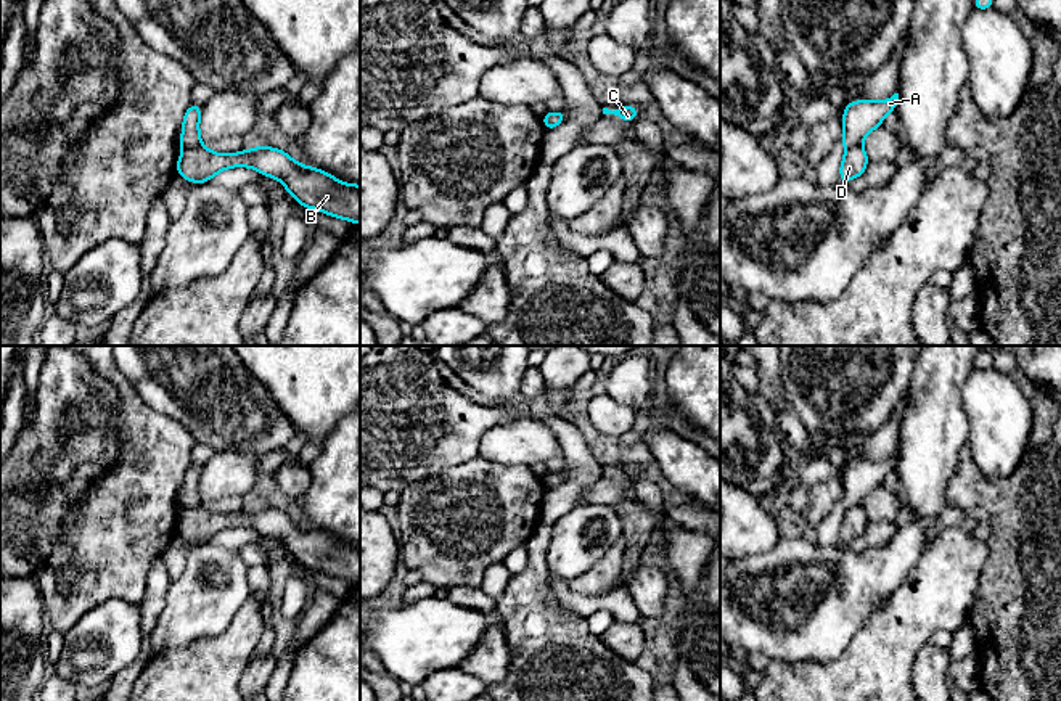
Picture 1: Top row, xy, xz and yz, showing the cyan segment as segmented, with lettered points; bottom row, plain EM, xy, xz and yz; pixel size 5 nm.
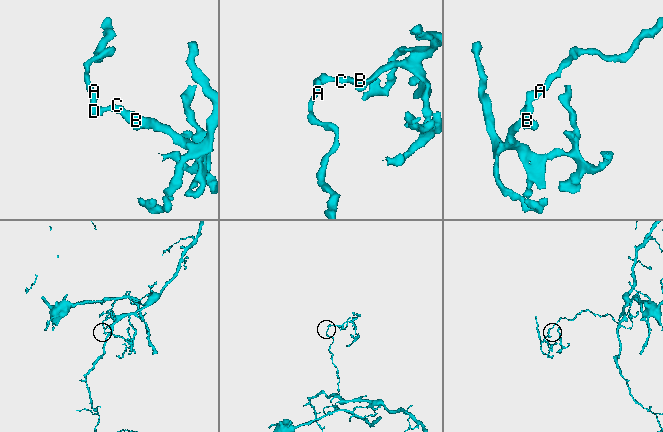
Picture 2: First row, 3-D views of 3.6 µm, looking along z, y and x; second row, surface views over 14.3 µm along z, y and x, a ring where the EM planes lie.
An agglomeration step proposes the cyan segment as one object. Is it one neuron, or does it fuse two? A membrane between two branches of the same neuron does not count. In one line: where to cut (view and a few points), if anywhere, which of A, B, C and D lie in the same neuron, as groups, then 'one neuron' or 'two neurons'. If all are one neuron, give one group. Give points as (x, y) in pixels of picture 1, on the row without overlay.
cut in xy along (201, 504), (184, 508); A / B C D; two neurons

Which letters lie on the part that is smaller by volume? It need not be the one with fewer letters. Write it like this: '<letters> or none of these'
B, C, D

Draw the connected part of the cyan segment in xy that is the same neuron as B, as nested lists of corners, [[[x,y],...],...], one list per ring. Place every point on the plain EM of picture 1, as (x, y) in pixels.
[[[203,505],[183,508],[175,532],[199,545],[230,527],[252,527],[264,537],[280,540],[301,566],[360,584],[360,545],[344,543],[325,531],[302,526],[278,508],[256,505],[252,511],[241,510],[235,514],[219,514]]]

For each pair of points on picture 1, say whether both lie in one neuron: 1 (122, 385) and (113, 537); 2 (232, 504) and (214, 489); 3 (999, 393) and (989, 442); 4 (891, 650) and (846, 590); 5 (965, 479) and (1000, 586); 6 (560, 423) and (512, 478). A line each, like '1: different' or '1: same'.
1: same
2: different
3: same
4: different
5: same
6: different

